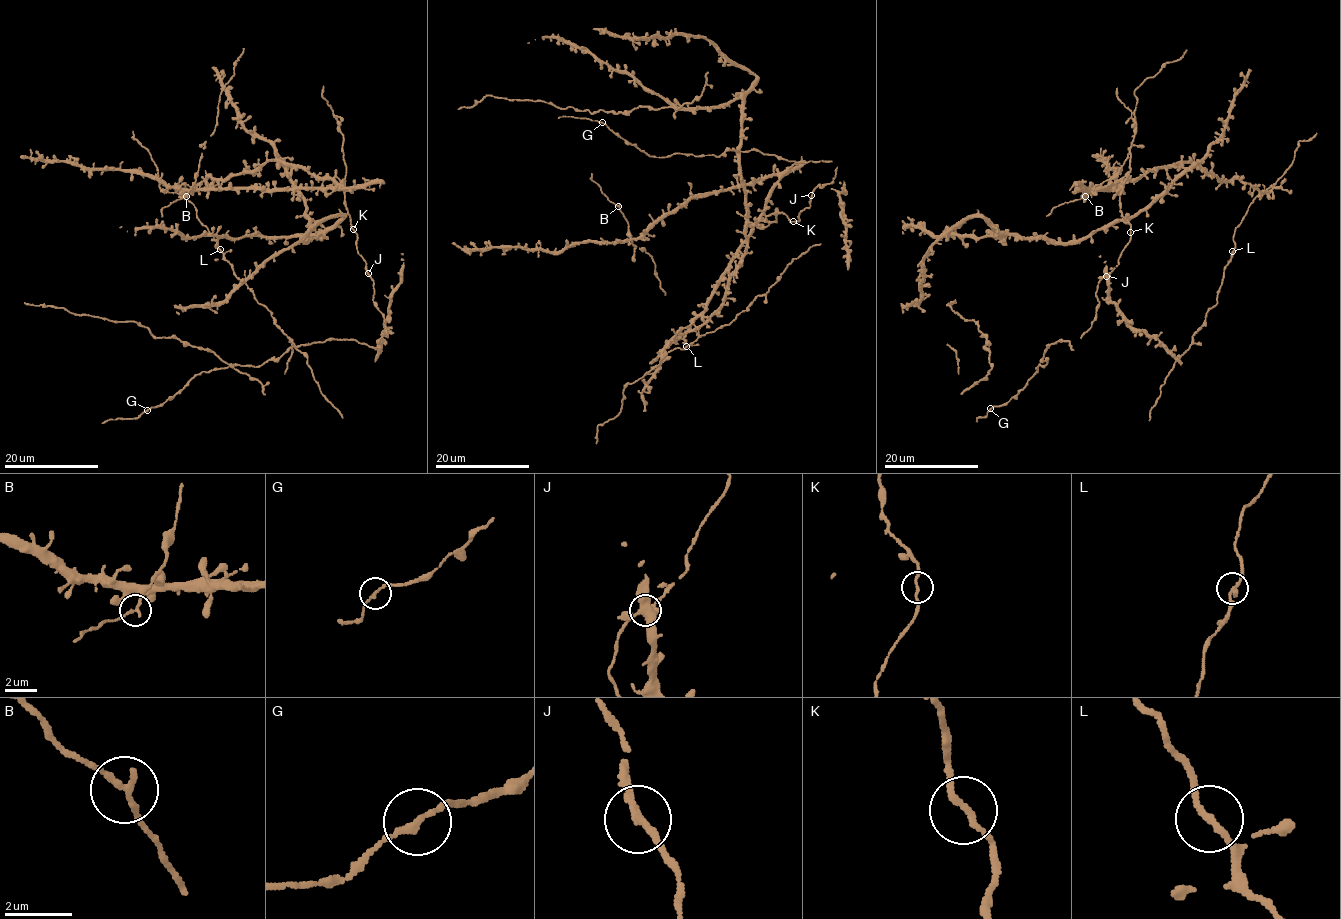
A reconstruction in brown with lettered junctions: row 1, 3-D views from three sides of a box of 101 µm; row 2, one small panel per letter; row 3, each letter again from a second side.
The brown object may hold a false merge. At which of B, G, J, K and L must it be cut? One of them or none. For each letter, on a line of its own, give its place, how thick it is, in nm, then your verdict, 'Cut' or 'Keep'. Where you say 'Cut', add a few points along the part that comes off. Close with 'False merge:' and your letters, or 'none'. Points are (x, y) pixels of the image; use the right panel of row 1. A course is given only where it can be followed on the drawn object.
B: Place: (1085, 196). Thickness 180 nm. Keep
G: Place: (990, 408). Thickness 170 nm. Keep
J: Place: (1106, 276). Thickness 190 nm. Keep
K: Place: (1130, 232). Thickness 170 nm. Keep
L: Place: (1232, 251). Thickness 180 nm. Keep
False merge: none

